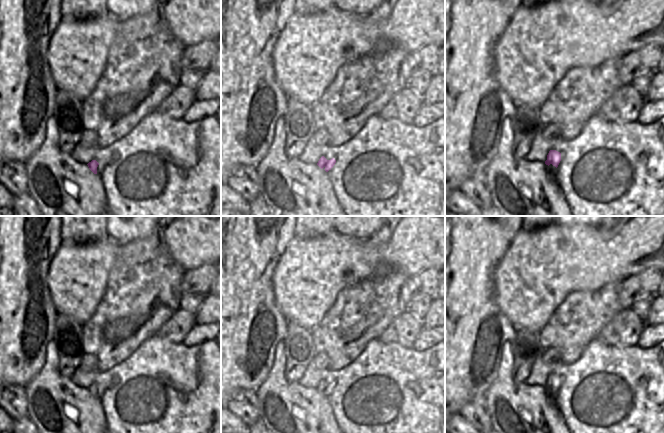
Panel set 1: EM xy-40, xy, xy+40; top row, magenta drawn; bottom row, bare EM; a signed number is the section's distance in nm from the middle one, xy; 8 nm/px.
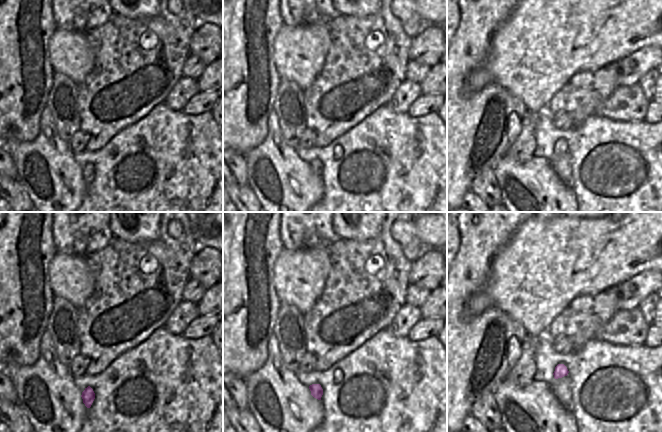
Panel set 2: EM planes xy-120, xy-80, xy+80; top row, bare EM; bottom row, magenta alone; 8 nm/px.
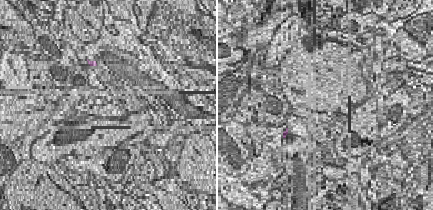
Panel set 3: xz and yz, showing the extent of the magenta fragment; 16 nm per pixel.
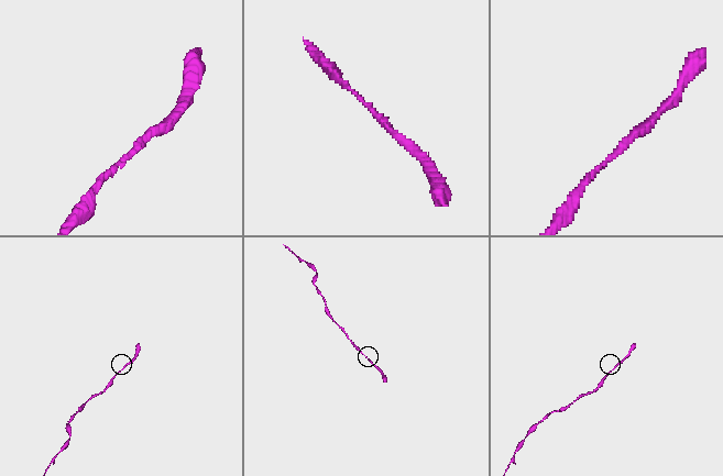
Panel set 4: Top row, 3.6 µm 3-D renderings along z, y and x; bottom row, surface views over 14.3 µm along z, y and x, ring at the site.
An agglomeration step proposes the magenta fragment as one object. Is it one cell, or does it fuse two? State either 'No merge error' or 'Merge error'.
No merge error.

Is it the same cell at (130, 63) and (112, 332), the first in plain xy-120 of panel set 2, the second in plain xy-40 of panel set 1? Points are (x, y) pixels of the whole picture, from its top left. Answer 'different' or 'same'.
same

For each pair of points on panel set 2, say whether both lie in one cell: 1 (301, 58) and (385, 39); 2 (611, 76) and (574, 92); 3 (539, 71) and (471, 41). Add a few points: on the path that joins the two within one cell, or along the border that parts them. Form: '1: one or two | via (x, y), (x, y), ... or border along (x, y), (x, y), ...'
1: two | border along (327, 28), (328, 52), (323, 68), (318, 74)
2: one | via (602, 82), (598, 86), (583, 92)
3: two | border along (498, 27), (491, 37), (486, 60), (475, 68)

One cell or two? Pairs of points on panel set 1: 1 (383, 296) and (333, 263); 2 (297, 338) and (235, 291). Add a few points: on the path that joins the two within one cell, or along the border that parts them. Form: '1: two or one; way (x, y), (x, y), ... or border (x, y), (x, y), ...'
1: two; border (382, 271), (348, 285), (339, 291)
2: two; border (287, 322), (287, 334), (282, 341)

